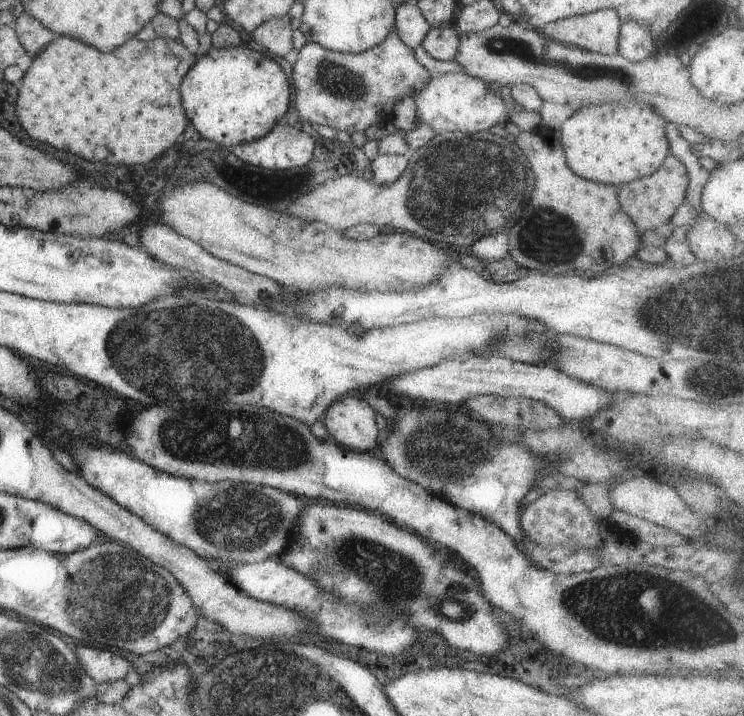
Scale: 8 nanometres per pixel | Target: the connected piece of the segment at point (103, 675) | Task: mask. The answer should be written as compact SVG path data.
M86 644L78 645L74 648L74 652L84 670L98 684L124 679L127 672L132 669L128 660L109 652L108 649L99 649Z

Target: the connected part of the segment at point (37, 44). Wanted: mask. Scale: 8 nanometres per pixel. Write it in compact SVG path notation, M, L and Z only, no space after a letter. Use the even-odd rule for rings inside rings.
M24 11L14 22L18 40L26 49L27 55L34 58L54 37L37 18Z

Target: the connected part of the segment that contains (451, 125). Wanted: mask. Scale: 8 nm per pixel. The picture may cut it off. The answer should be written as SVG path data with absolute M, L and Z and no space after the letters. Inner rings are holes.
M464 72L434 75L414 97L416 118L431 126L436 135L460 132L467 135L488 130L496 124L505 124L512 112L506 111L504 100L486 88L486 82Z

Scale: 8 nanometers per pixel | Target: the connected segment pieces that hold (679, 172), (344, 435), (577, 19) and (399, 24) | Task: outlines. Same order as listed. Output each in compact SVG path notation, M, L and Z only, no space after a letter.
M671 153L664 159L662 166L651 175L633 180L619 186L618 200L621 209L632 219L636 228L642 233L647 229L657 228L669 222L676 212L676 208L686 202L686 188L688 186L688 170L678 157Z
M351 393L334 401L323 418L330 436L340 446L375 453L382 432L374 416L376 412L366 399Z
M600 9L546 23L541 32L549 39L605 55L616 55L621 20L615 9Z
M409 1L396 6L395 29L404 44L416 48L421 44L430 27L422 11L416 6L416 2Z

